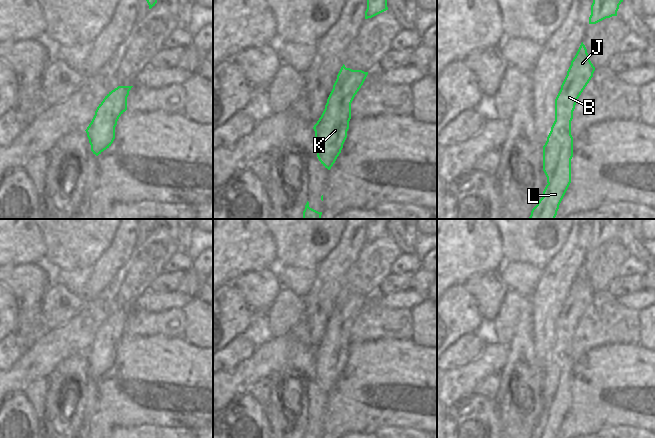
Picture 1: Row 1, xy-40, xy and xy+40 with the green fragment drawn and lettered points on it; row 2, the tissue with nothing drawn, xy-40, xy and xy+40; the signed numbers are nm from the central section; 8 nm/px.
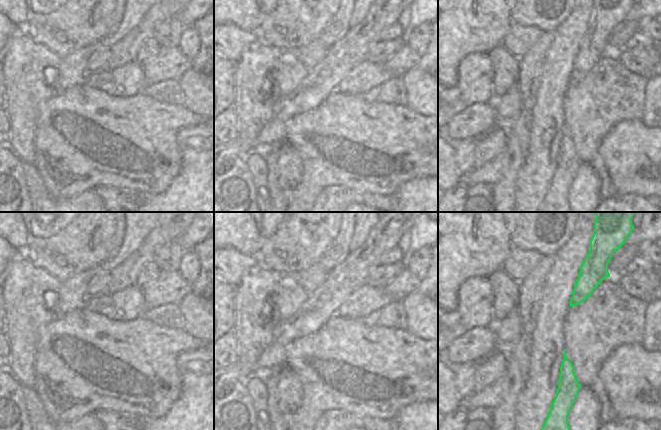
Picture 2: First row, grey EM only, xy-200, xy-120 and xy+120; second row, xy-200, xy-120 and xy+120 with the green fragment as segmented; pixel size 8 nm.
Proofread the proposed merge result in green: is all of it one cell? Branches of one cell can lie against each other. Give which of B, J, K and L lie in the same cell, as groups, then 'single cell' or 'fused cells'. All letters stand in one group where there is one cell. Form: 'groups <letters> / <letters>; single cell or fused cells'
groups B J K L; single cell

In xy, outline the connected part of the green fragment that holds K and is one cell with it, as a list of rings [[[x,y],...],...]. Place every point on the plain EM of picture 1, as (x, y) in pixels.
[[[341,291],[325,333],[314,349],[317,381],[321,388],[331,393],[341,377],[347,362],[351,343],[351,327],[363,309],[368,296]]]

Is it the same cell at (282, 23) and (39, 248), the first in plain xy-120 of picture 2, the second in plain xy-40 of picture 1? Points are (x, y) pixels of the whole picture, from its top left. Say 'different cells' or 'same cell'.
different cells

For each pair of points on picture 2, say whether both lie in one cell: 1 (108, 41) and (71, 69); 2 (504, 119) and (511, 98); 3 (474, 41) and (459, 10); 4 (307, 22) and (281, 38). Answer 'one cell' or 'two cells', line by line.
1: one cell
2: one cell
3: one cell
4: one cell

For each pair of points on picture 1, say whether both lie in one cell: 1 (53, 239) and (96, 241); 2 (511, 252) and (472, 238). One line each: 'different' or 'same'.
1: same
2: different

